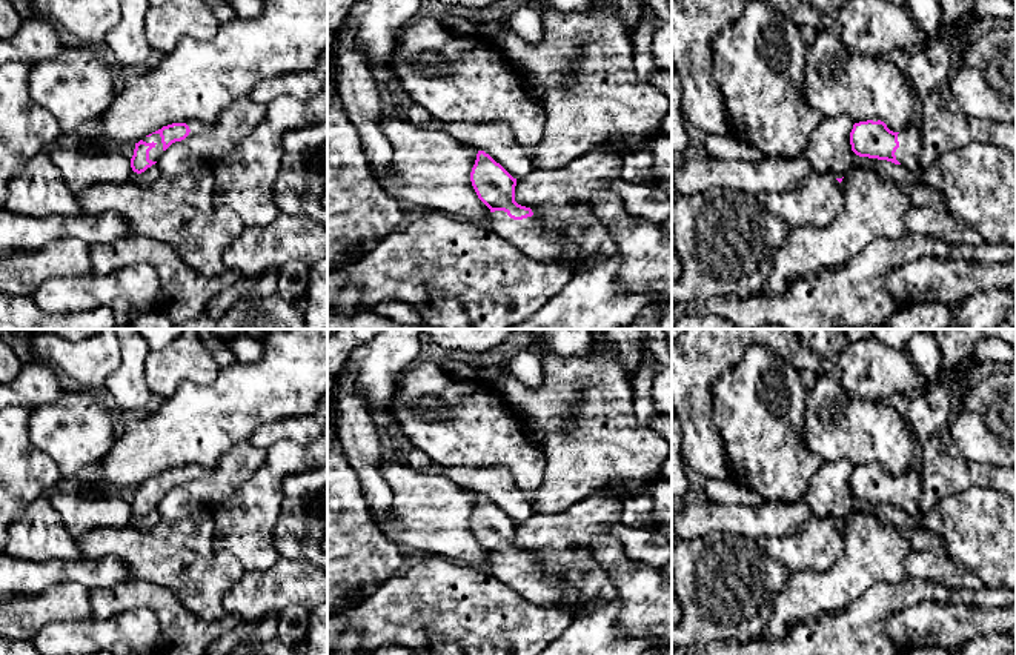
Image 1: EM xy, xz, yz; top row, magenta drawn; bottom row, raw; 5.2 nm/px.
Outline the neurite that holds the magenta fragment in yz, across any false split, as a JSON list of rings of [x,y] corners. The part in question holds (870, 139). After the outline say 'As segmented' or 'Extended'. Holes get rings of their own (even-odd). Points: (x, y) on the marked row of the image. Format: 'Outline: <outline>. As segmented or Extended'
Outline: [[[881,120],[859,121],[850,132],[852,151],[859,157],[887,160],[908,171],[921,169],[922,152],[919,120],[901,132],[893,132]]]. Extended

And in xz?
Outline: [[[478,151],[470,172],[478,198],[490,209],[486,226],[524,255],[546,263],[564,263],[578,255],[578,244],[566,223],[535,215],[515,201],[516,178],[484,151]]]. Extended

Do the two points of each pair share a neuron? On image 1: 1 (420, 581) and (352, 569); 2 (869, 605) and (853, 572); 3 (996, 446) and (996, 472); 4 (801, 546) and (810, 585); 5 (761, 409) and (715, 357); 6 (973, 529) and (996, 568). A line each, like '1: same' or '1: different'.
1: different
2: different
3: different
4: different
5: different
6: same

